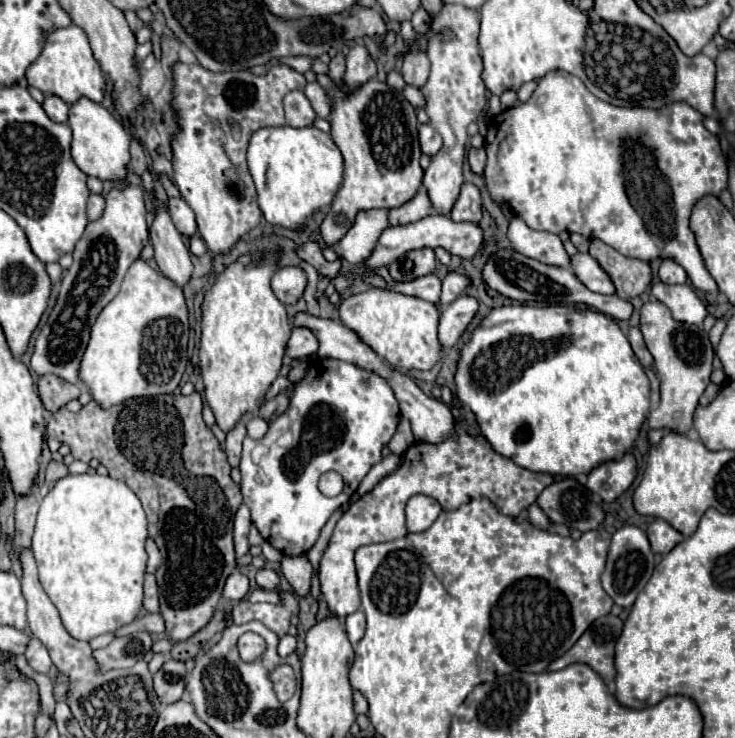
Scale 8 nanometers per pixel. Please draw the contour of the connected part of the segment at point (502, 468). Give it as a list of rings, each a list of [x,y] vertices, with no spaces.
[[[457,420],[453,434],[443,442],[413,442],[401,456],[399,468],[385,476],[371,492],[355,500],[349,510],[339,518],[319,564],[321,592],[329,610],[339,618],[345,618],[359,610],[361,598],[357,590],[353,554],[363,544],[379,544],[403,538],[407,534],[405,504],[411,496],[425,494],[435,498],[445,510],[457,510],[457,506],[467,502],[467,494],[485,494],[503,514],[517,516],[523,508],[531,506],[541,490],[553,484],[553,480],[555,478],[551,474],[531,472],[517,466],[511,458],[497,454],[483,434],[469,434],[465,426]]]

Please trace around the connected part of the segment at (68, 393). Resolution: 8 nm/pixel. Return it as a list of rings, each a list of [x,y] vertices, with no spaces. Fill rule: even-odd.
[[[43,374],[37,382],[39,386],[39,398],[49,412],[57,412],[61,406],[65,406],[69,400],[79,398],[79,386],[55,376],[55,374]]]

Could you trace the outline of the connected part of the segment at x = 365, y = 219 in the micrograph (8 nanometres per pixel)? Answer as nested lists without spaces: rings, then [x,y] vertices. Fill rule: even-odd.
[[[373,208],[373,210],[363,210],[357,214],[357,220],[349,234],[339,242],[339,254],[343,260],[349,264],[361,262],[369,250],[377,244],[377,238],[381,232],[389,226],[389,212],[383,208]]]

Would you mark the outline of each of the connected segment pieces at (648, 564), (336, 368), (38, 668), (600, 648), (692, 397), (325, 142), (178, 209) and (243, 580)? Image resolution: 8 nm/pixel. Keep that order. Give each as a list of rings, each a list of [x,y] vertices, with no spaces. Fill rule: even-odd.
[[[623,526],[613,534],[613,540],[611,540],[611,548],[609,548],[609,556],[607,556],[607,568],[601,576],[603,590],[621,608],[631,608],[637,594],[645,588],[647,580],[651,578],[653,568],[655,568],[655,558],[653,558],[647,534],[637,526]]]
[[[335,358],[311,360],[303,380],[295,382],[291,388],[289,408],[273,422],[269,422],[267,434],[261,440],[253,440],[249,436],[243,440],[243,452],[239,462],[241,494],[243,504],[247,504],[251,510],[253,526],[281,554],[287,556],[305,554],[317,542],[319,532],[329,520],[329,516],[345,502],[349,502],[359,482],[369,472],[369,468],[383,458],[381,454],[383,446],[395,434],[397,422],[399,422],[397,400],[393,396],[391,386],[381,376]],[[329,470],[339,472],[345,482],[343,492],[335,498],[323,496],[317,488],[319,476]]]
[[[31,638],[31,640],[29,640],[29,646],[27,646],[27,650],[25,650],[25,658],[27,658],[29,666],[31,666],[35,672],[49,674],[49,670],[51,670],[51,658],[49,658],[47,648],[45,648],[37,638]]]
[[[607,614],[597,618],[591,628],[575,642],[571,650],[567,650],[561,658],[549,664],[549,670],[561,670],[569,664],[583,662],[589,664],[605,682],[611,682],[615,678],[615,666],[613,666],[613,652],[615,642],[623,630],[623,622],[619,616]]]
[[[651,300],[641,308],[641,332],[643,332],[643,338],[645,338],[647,350],[655,358],[655,372],[659,374],[659,380],[661,380],[661,402],[651,412],[649,426],[651,428],[669,428],[669,430],[685,434],[693,424],[693,412],[697,408],[697,400],[705,392],[705,388],[709,386],[709,374],[713,370],[713,366],[711,366],[713,346],[709,346],[707,332],[699,326],[689,326],[689,324],[673,320],[671,310],[665,304],[661,304],[659,300]]]
[[[315,126],[259,128],[251,136],[247,160],[265,220],[289,230],[301,230],[317,210],[331,204],[343,182],[341,150],[329,134]]]
[[[169,198],[167,206],[169,206],[175,228],[183,236],[193,236],[197,232],[197,224],[195,224],[195,214],[189,208],[189,204],[183,198]]]
[[[235,570],[229,578],[227,578],[227,584],[225,584],[225,590],[223,590],[223,598],[227,600],[243,600],[245,596],[249,594],[249,580],[243,572]]]

